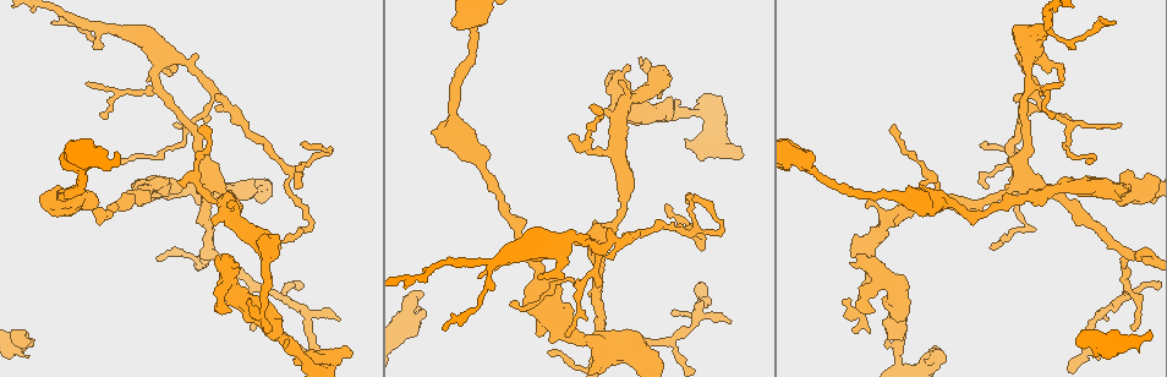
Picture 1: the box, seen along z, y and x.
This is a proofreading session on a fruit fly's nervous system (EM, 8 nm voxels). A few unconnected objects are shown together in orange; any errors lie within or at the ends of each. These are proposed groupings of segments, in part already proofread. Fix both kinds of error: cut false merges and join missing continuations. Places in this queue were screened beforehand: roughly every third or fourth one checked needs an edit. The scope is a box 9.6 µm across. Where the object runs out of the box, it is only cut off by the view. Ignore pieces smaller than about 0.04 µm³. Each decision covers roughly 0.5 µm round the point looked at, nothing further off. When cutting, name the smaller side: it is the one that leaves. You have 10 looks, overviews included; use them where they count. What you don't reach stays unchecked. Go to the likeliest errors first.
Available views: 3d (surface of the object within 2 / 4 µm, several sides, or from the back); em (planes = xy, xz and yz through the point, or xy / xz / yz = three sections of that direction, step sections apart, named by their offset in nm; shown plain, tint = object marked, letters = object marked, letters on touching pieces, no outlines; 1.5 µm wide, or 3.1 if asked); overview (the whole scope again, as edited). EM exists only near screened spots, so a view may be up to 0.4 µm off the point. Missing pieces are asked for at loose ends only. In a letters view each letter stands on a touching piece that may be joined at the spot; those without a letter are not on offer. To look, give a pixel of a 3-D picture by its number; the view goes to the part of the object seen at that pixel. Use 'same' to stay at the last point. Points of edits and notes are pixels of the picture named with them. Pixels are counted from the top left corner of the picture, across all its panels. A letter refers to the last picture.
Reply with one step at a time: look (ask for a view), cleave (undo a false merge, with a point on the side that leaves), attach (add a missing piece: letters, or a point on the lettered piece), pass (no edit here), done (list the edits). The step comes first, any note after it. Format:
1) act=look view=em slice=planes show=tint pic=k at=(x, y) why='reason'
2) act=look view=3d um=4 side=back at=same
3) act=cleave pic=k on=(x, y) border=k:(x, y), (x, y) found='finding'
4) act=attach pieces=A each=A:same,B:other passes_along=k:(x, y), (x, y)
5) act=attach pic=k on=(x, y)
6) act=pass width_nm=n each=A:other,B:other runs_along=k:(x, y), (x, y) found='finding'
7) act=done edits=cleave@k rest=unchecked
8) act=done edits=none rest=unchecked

act=look view=3d um=2 pic=1 at=(539, 334)

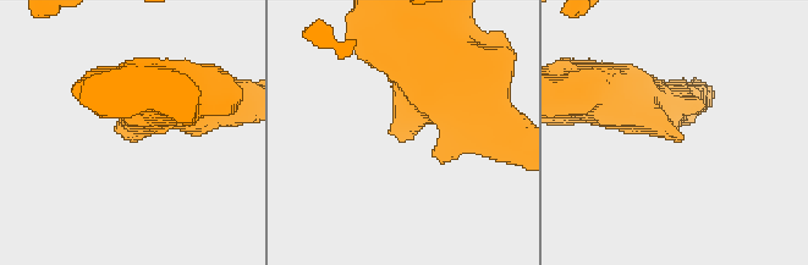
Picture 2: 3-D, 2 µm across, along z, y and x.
act=look view=em slice=xy step=8 show=letters pic=2 at=(122, 134) why='now the EM'

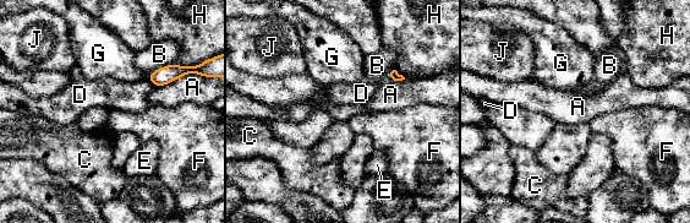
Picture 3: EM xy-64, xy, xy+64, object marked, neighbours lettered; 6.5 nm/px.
act=look view=em slice=planes show=letters at=same why='another direction'

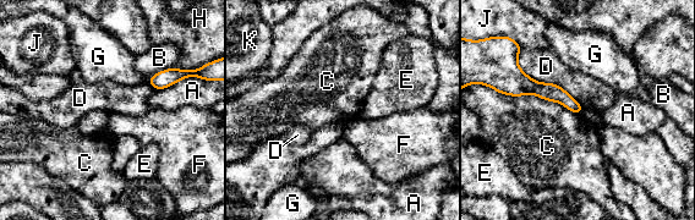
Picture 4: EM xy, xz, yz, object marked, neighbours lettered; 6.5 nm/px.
act=pass each=A:other,B:other,C:other,D:other,E:other,F:other,G:other,H:other,J:other,K:other border=4:(496, 91), (535, 94), (580, 115) found='no lettered piece goes on from it'

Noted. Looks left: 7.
act=look view=em slice=xz step=4 show=tint pic=1 at=(896, 197) why='sudden change in width'

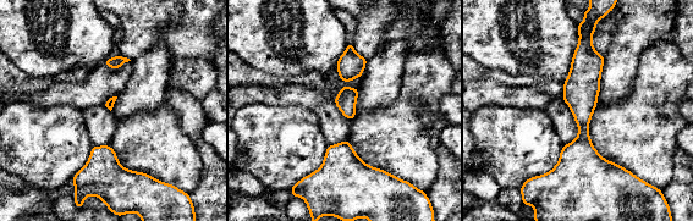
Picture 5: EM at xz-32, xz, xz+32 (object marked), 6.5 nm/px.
act=look view=em slice=planes show=letters at=same why='another direction'

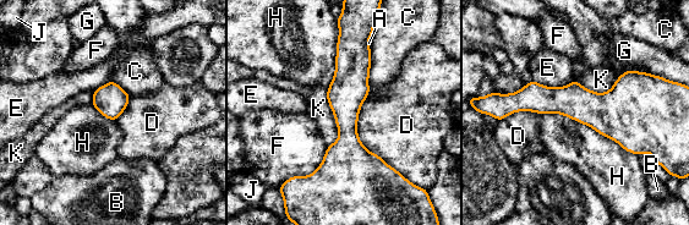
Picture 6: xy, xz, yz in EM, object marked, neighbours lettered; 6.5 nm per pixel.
act=pass each=A:other,B:other,C:other,D:other,E:other,F:other,G:other,H:other,J:other,K:other border=6:(534, 111), (563, 114), (639, 157) found='one neuron here'

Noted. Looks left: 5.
act=look view=em slice=planes show=tint pic=1 at=(1051, 117) why='tapers out'

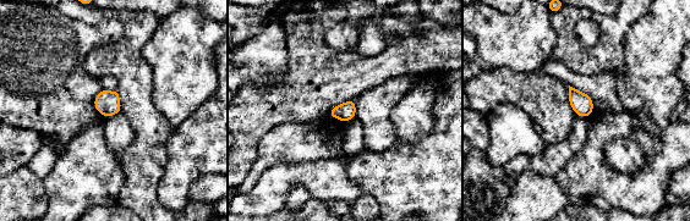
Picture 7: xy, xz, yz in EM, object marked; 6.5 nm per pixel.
act=look view=em slice=planes show=letters at=same

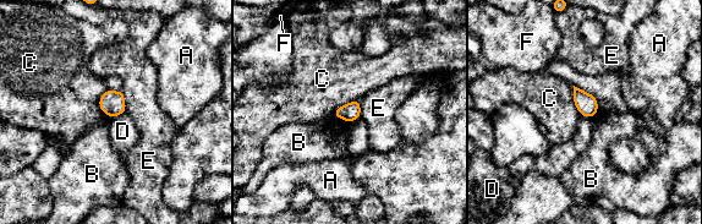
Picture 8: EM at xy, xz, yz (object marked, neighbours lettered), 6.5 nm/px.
act=pass each=A:other,B:other,C:other,D:other,E:other,F:other border=8:(572, 86), (572, 102), (581, 115) found='none of them fits'

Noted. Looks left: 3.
act=look view=em slice=xy step=4 show=tint pic=1 at=(1134, 331) why='tapers out'

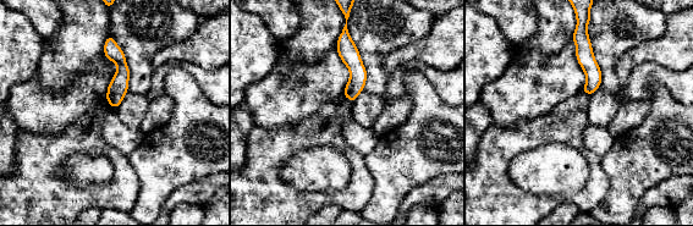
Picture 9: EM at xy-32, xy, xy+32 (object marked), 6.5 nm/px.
act=look view=em slice=planes show=letters at=same

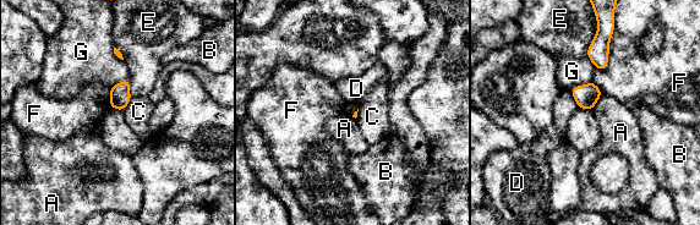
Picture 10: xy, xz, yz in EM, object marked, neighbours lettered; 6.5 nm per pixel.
act=pass each=A:other,B:other,C:other,D:other,E:other,F:other,G:other found='none of them fits'

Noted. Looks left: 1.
act=done edits=none rest=unchecked

